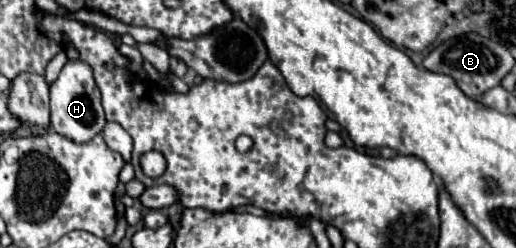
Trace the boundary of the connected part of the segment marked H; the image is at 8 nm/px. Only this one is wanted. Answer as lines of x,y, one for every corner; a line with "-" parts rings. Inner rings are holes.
69,60
59,78
51,84
51,126
57,134
69,138
75,144
85,144
91,138
95,138
103,128
107,120
101,108
101,96
93,80
93,72
89,64
79,60

